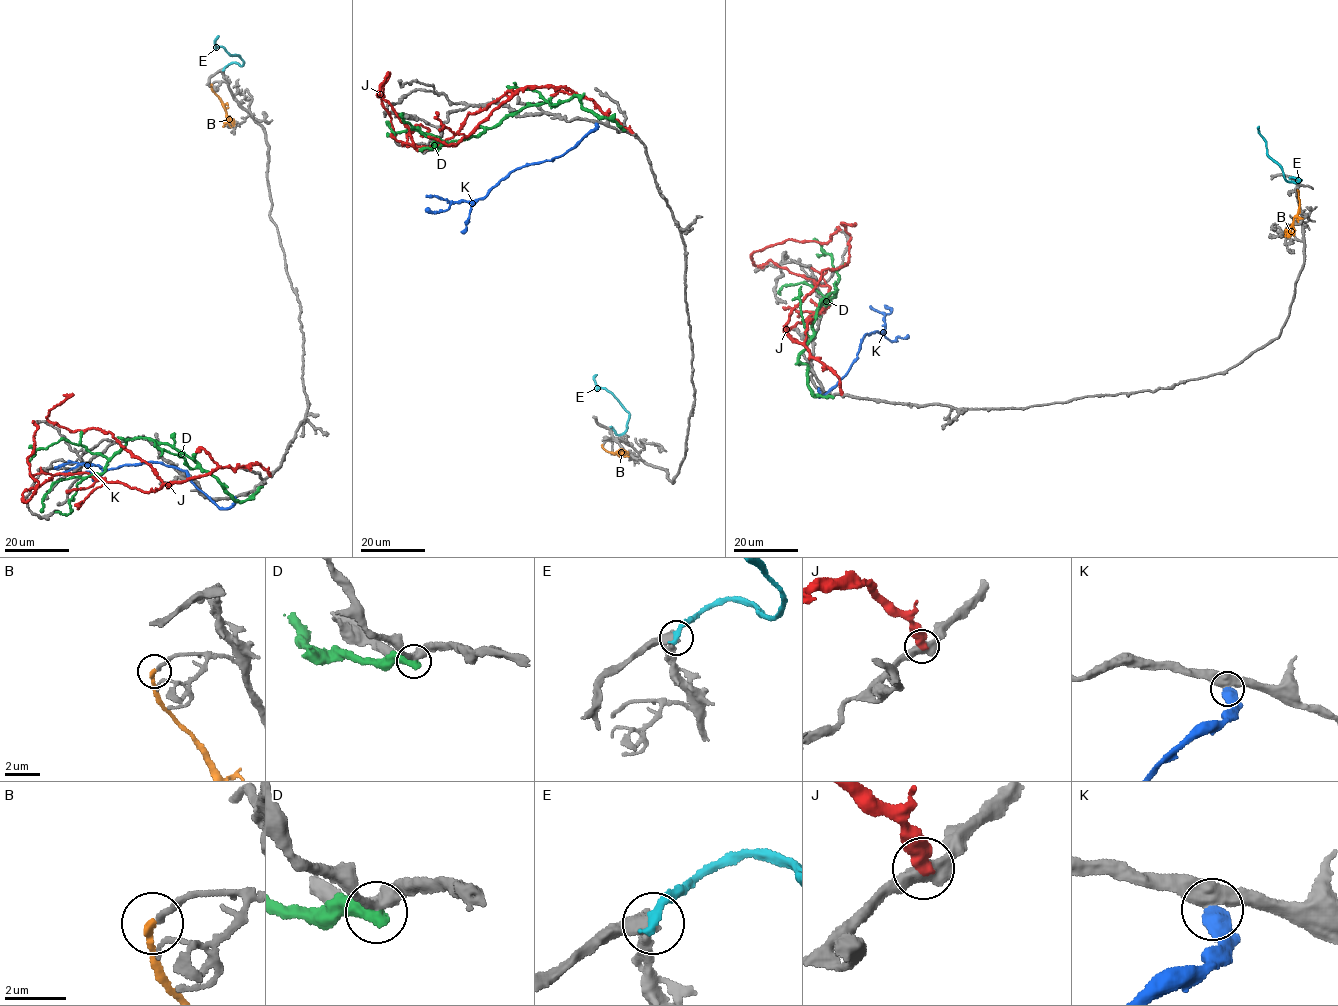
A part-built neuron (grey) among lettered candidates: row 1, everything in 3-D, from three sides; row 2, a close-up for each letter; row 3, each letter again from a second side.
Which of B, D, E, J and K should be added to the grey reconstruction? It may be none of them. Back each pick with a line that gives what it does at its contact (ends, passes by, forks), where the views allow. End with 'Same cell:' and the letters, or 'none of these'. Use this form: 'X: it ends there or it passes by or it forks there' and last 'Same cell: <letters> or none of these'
Same cell: none of these

